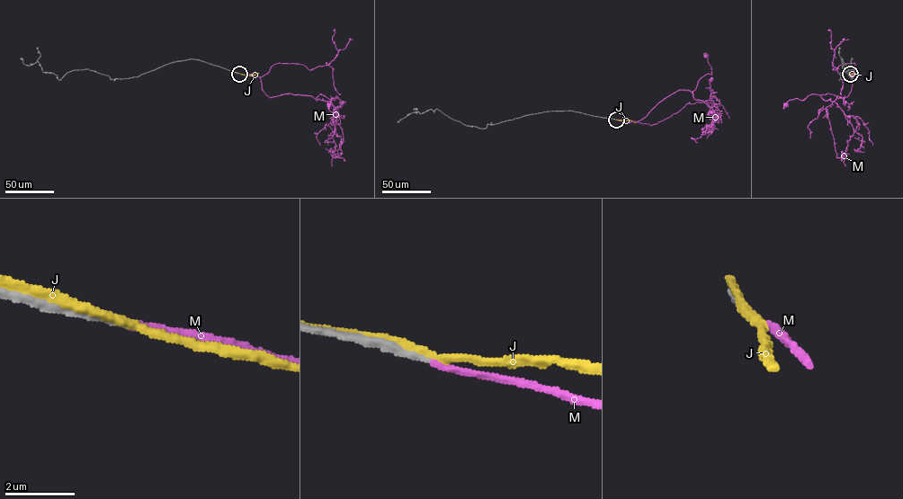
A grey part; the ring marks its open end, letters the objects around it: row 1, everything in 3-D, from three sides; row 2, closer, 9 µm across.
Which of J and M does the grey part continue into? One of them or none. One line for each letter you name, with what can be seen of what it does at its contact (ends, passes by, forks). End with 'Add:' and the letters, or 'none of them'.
M: It ends there
Add: M

